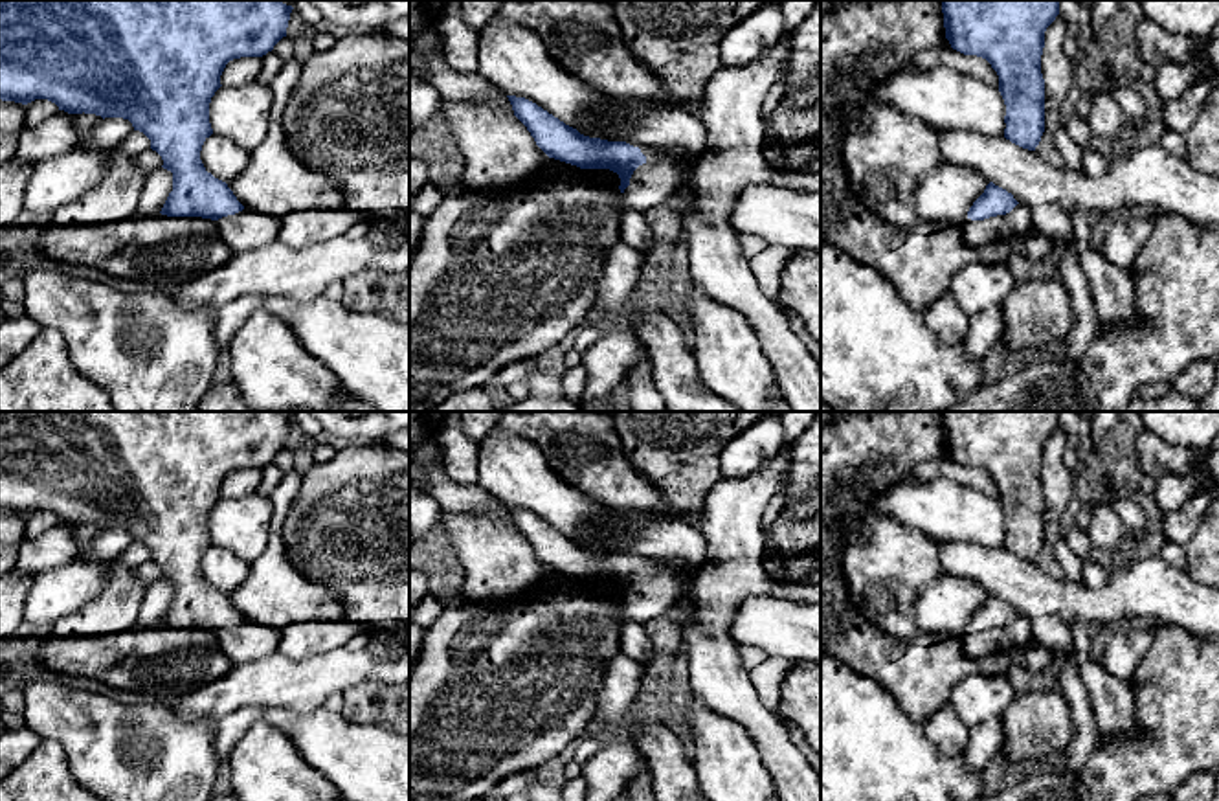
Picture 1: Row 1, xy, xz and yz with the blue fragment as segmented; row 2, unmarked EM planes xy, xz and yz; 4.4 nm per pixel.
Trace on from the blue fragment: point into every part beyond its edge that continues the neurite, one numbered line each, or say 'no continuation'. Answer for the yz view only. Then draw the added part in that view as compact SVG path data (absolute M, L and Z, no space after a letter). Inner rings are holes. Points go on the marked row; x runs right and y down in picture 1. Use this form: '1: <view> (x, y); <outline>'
1: yz (1017, 221); M1017 204L1010 213L984 220L967 219L962 224L964 241L971 246L986 246L993 241L1023 235L1032 230L1032 208Z

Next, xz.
1: xz (665, 171); M641 147L641 152L646 162L633 171L622 193L624 211L646 211L663 204L688 178L688 164L683 156L657 147Z

